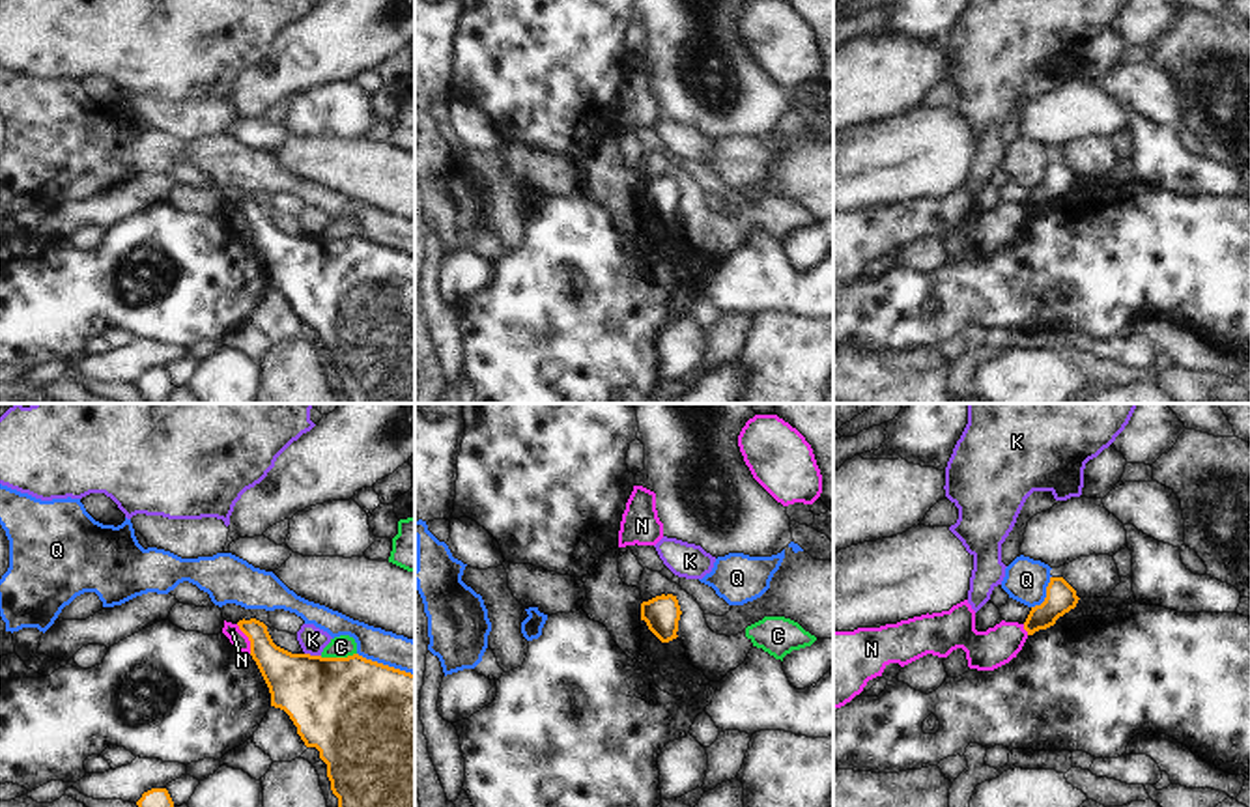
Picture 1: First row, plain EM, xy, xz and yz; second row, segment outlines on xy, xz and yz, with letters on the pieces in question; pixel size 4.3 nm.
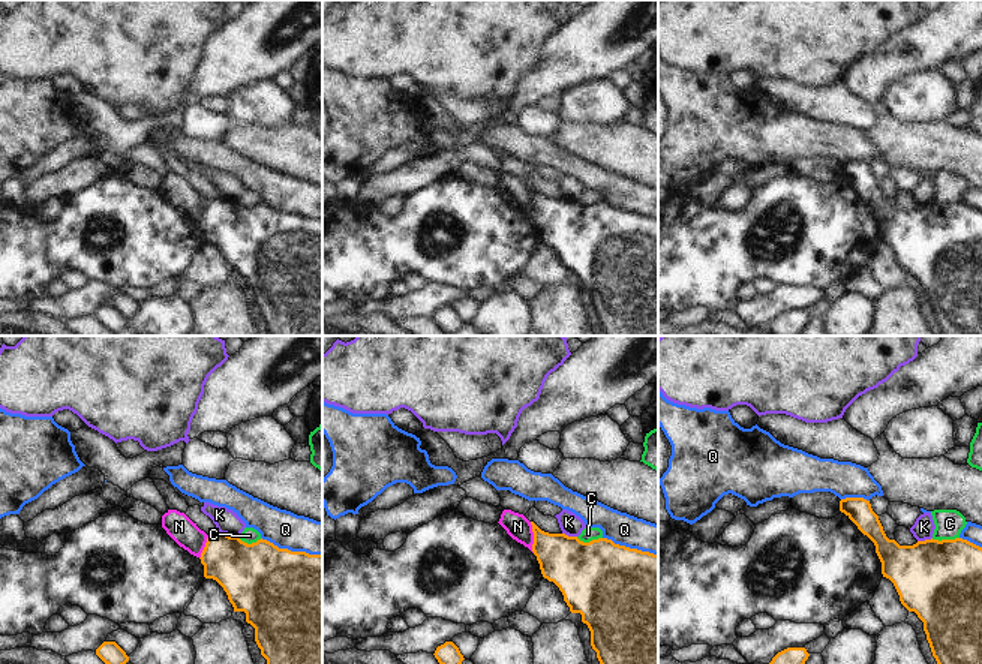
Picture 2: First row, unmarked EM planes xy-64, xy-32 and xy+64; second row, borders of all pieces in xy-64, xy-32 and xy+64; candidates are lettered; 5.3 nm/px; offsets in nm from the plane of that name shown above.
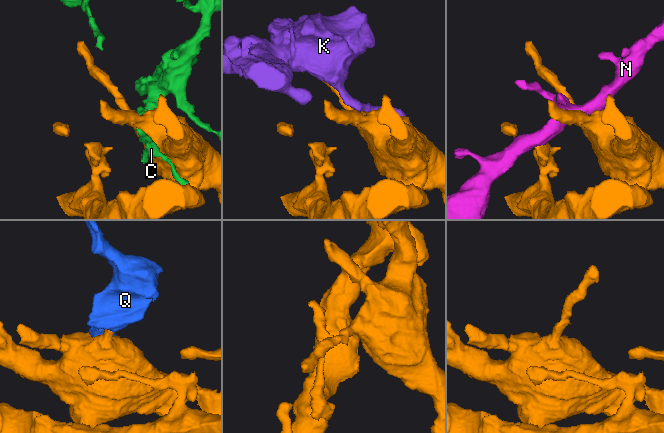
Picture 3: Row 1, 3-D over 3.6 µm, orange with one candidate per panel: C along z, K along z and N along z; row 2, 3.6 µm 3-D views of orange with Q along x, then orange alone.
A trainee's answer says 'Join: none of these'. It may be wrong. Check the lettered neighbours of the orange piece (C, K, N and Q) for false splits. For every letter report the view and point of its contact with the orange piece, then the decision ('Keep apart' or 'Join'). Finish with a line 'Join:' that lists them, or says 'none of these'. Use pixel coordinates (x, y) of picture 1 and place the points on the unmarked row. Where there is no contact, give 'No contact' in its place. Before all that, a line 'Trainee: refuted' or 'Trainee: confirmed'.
Trainee: confirmed
C: Touches orange at xy (337, 240). Keep apart
K: Touches orange at xy (312, 238). Keep apart
N: Touches orange at xy (249, 221). Keep apart
Q: Touches orange at xy (385, 247). Keep apart
Join: none of these

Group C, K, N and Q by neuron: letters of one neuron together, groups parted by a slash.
C / K / N / Q

